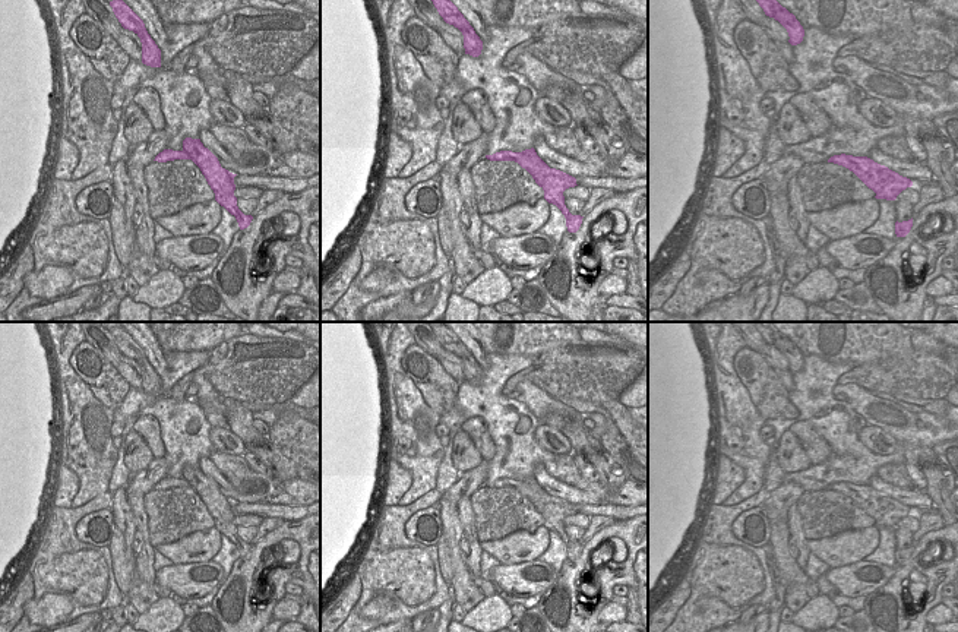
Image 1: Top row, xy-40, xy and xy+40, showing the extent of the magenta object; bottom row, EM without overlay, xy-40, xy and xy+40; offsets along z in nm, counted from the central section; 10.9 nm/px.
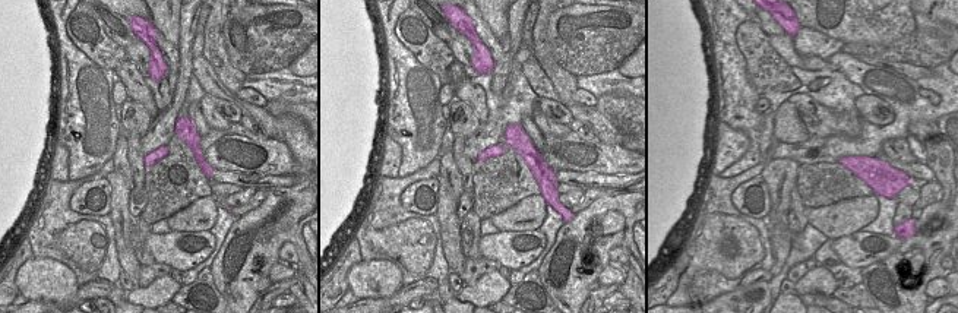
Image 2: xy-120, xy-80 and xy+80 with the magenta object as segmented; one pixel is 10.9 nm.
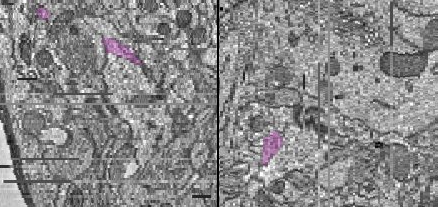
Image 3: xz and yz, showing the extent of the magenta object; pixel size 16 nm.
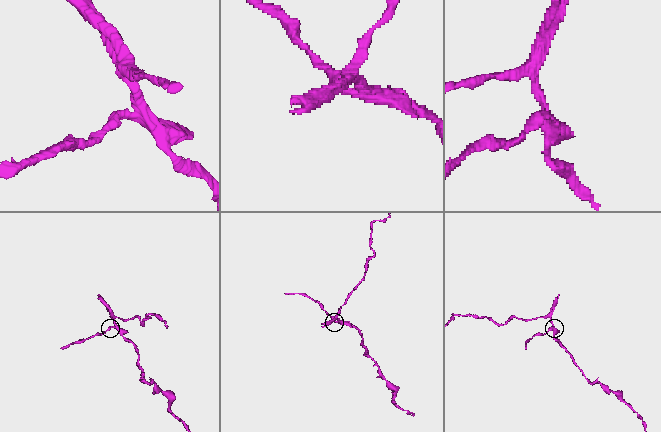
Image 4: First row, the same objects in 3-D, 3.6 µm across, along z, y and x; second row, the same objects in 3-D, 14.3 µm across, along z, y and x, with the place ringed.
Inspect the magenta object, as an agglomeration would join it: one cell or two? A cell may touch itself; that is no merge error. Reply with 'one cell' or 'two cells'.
two cells

